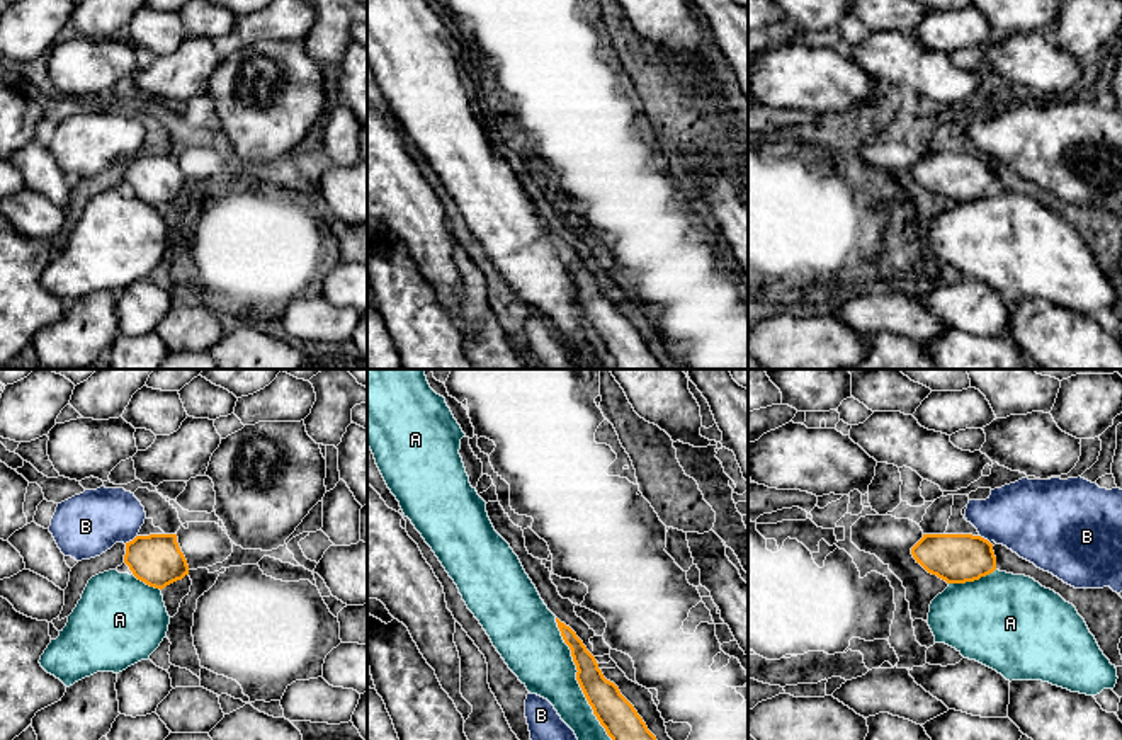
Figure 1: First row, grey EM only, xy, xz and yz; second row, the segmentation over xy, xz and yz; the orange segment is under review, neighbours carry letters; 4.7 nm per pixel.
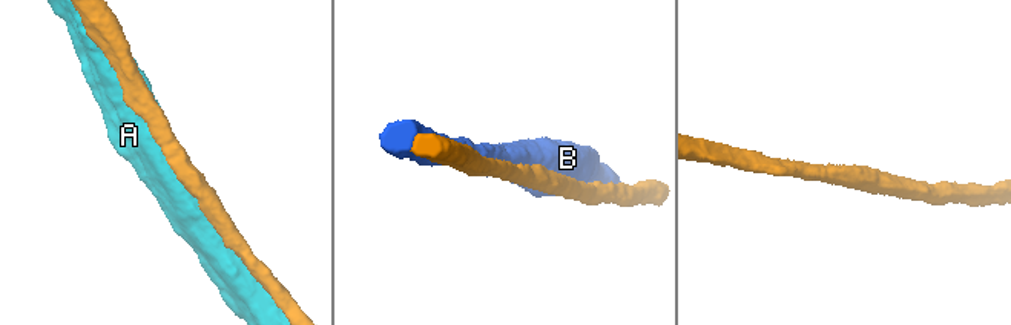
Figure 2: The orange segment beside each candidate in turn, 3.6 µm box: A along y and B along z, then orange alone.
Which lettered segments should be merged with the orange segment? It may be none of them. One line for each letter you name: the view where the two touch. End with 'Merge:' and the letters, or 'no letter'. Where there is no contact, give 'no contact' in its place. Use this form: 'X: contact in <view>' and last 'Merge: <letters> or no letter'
Merge: no letter

